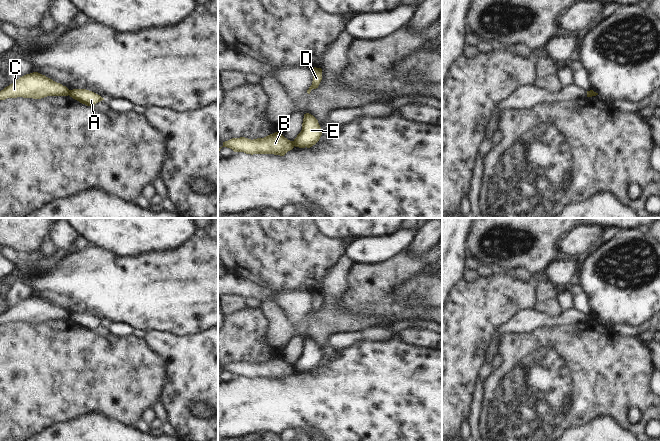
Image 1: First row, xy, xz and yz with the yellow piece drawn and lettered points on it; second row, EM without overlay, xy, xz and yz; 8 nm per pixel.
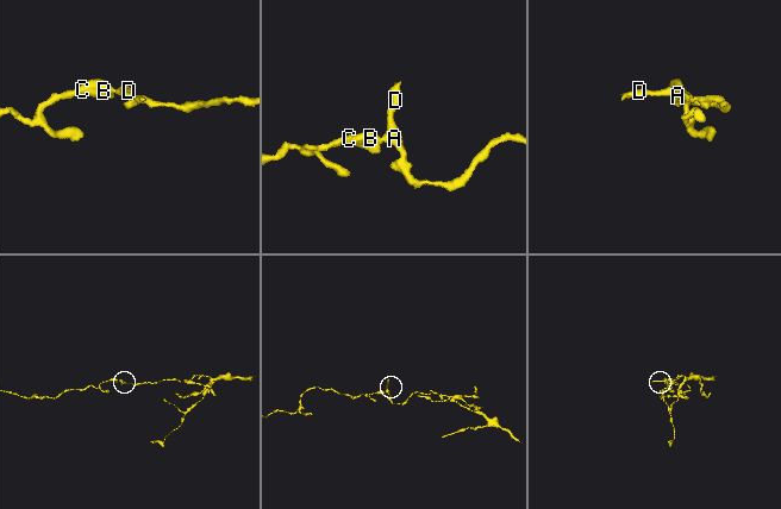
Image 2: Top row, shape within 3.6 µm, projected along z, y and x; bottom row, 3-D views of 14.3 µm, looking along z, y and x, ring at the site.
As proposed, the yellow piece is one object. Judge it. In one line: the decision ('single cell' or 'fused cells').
fused cells

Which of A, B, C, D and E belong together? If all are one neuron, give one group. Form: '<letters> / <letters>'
A D E / B C

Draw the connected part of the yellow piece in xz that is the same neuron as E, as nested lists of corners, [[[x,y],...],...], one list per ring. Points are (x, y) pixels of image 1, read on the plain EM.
[[[306,337],[303,342],[302,354],[293,365],[294,370],[310,372],[319,365],[322,357],[318,344],[313,339]]]

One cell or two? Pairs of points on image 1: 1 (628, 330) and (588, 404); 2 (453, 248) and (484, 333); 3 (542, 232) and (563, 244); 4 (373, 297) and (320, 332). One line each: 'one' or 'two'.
1: two
2: two
3: two
4: two

